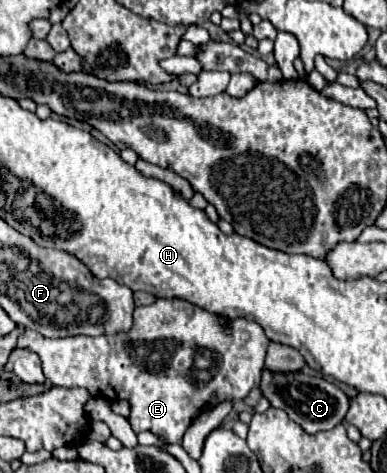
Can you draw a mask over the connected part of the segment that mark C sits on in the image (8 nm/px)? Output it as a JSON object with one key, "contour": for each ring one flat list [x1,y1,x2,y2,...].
{"contour":[[264,368,262,380,260,380,260,392,270,402,272,408,284,410,308,434,332,430,334,426,342,424,346,410,350,408,350,398,338,386,326,382,322,376,310,376,310,374,302,374,302,372,278,374,278,372]]}

